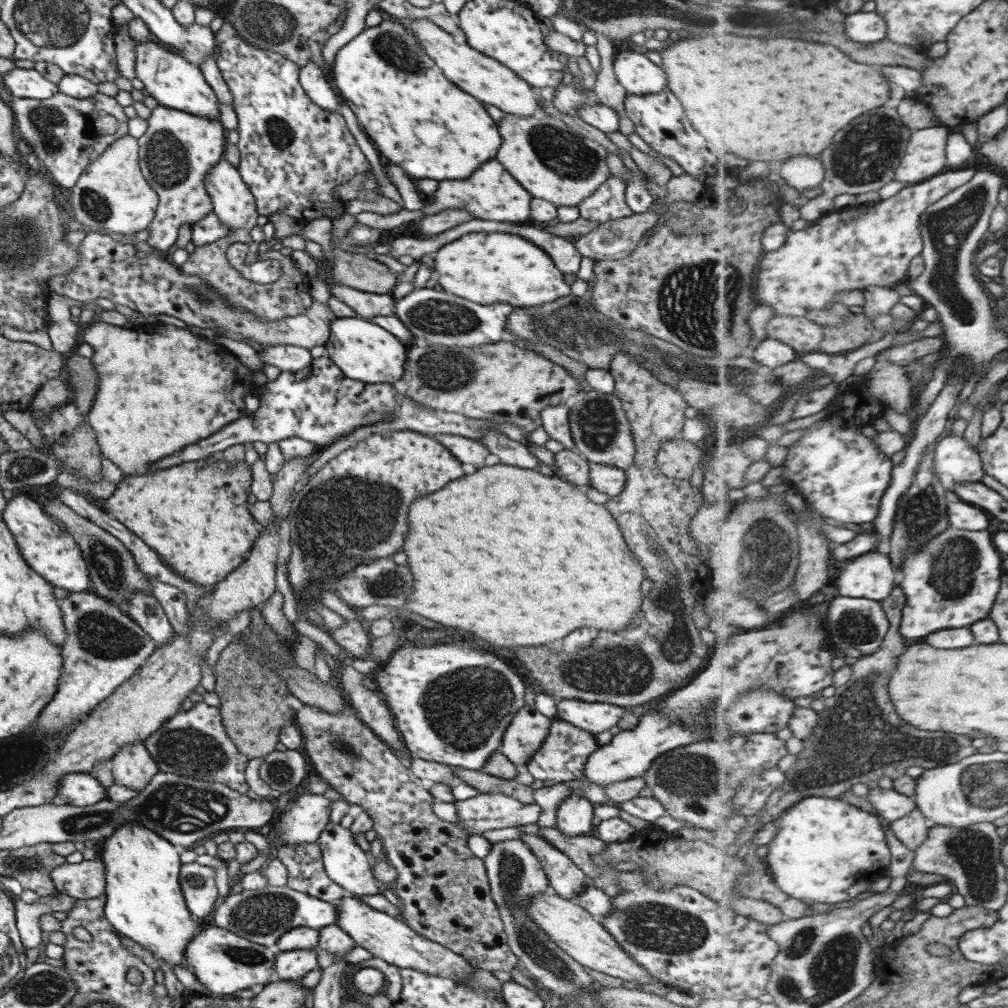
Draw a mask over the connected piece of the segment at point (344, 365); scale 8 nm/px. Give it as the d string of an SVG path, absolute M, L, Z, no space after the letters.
M361 317L334 318L330 325L328 340L324 345L328 352L327 356L333 360L336 366L341 368L344 375L352 380L359 380L366 382L366 384L388 383L394 385L398 380L402 380L402 376L404 376L407 359L404 354L406 354L407 344L372 321L363 320Z

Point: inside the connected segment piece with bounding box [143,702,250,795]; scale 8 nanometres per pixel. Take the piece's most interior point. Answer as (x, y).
(194, 743)

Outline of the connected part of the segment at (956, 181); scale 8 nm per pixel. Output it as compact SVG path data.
M968 168L946 171L942 176L934 176L934 180L909 184L897 195L871 207L862 206L859 209L827 214L822 220L812 221L806 230L792 231L788 244L776 252L767 253L762 261L756 287L760 304L774 308L778 315L806 317L812 311L826 309L830 302L838 298L838 294L847 290L864 291L868 286L874 285L894 289L902 282L909 282L912 260L921 256L925 250L925 236L921 229L922 215L933 204L968 184L976 175L976 170Z

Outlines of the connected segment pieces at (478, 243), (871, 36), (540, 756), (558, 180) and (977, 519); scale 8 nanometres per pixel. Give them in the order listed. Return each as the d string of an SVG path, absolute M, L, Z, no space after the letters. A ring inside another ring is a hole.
M472 232L468 236L462 236L446 246L442 246L436 252L436 272L440 278L436 278L444 290L460 296L460 298L486 306L497 302L507 302L515 307L538 306L545 302L552 302L562 296L571 293L571 285L567 276L550 260L542 248L536 248L536 244L530 244L530 240L508 234L508 232Z
M879 10L852 14L845 20L846 33L860 43L881 42L888 36L888 22Z
M552 719L548 734L540 749L536 751L523 769L526 769L535 779L544 781L551 780L553 783L568 782L583 778L585 764L588 757L598 750L599 745L591 732L578 728L565 720Z
M506 114L498 122L498 130L502 136L502 146L498 150L496 160L534 196L544 198L558 207L577 206L585 198L592 195L606 179L610 178L610 169L606 163L607 151L601 144L586 138L586 135L566 125L556 117L542 114L532 118L518 118L518 116Z
M955 497L951 500L950 520L954 527L972 532L987 530L990 526L990 517L991 515L988 512L976 505Z

